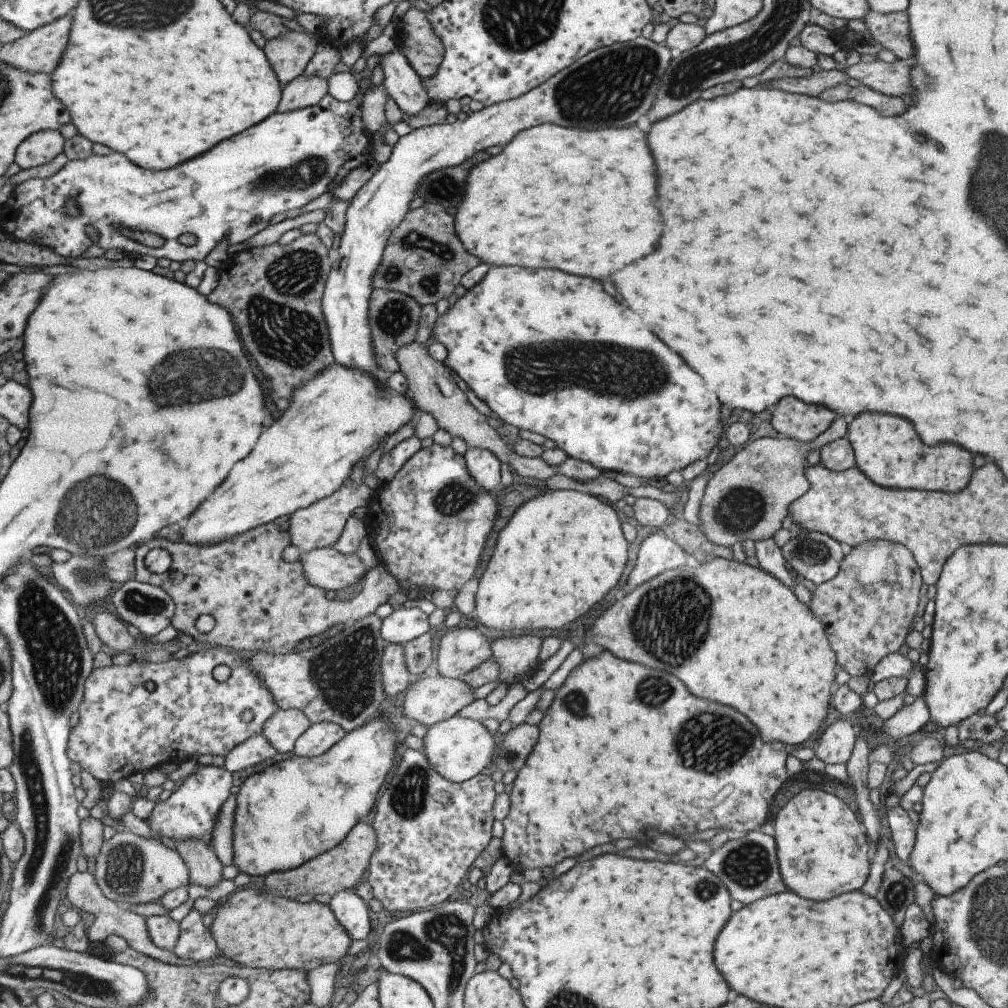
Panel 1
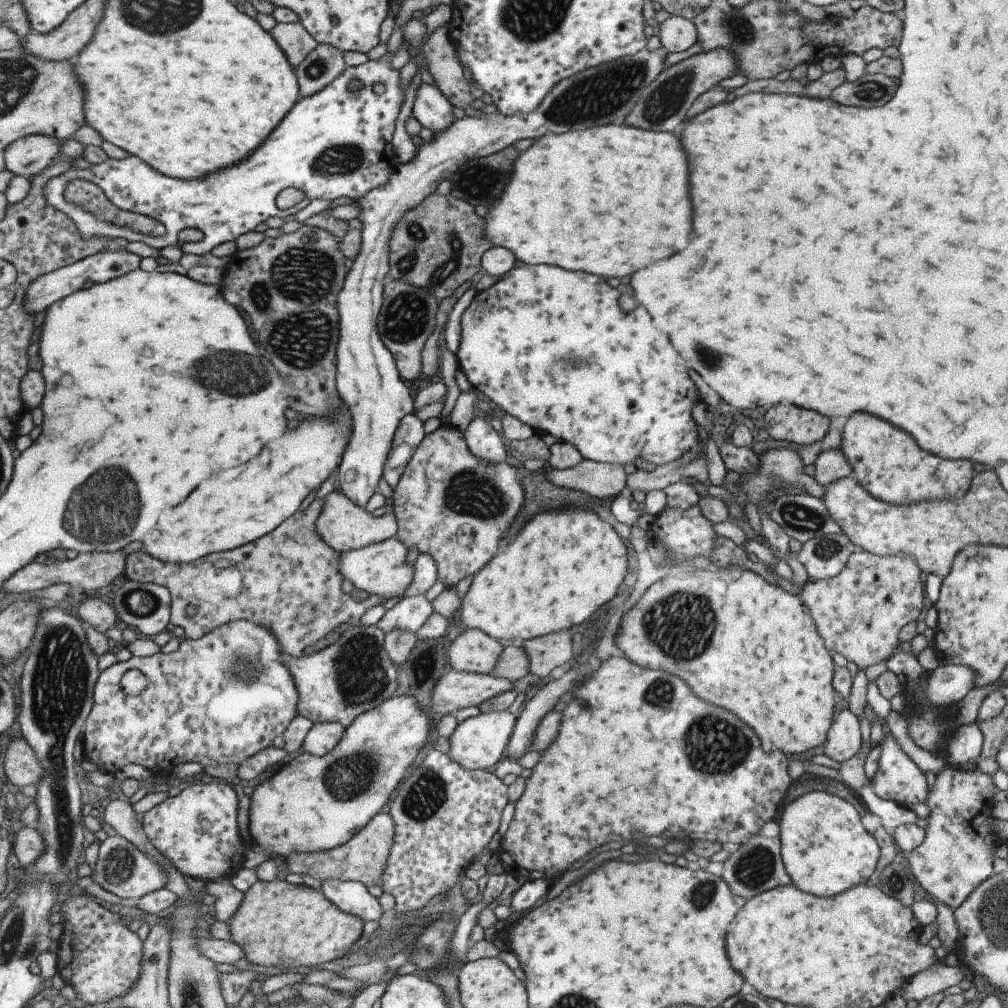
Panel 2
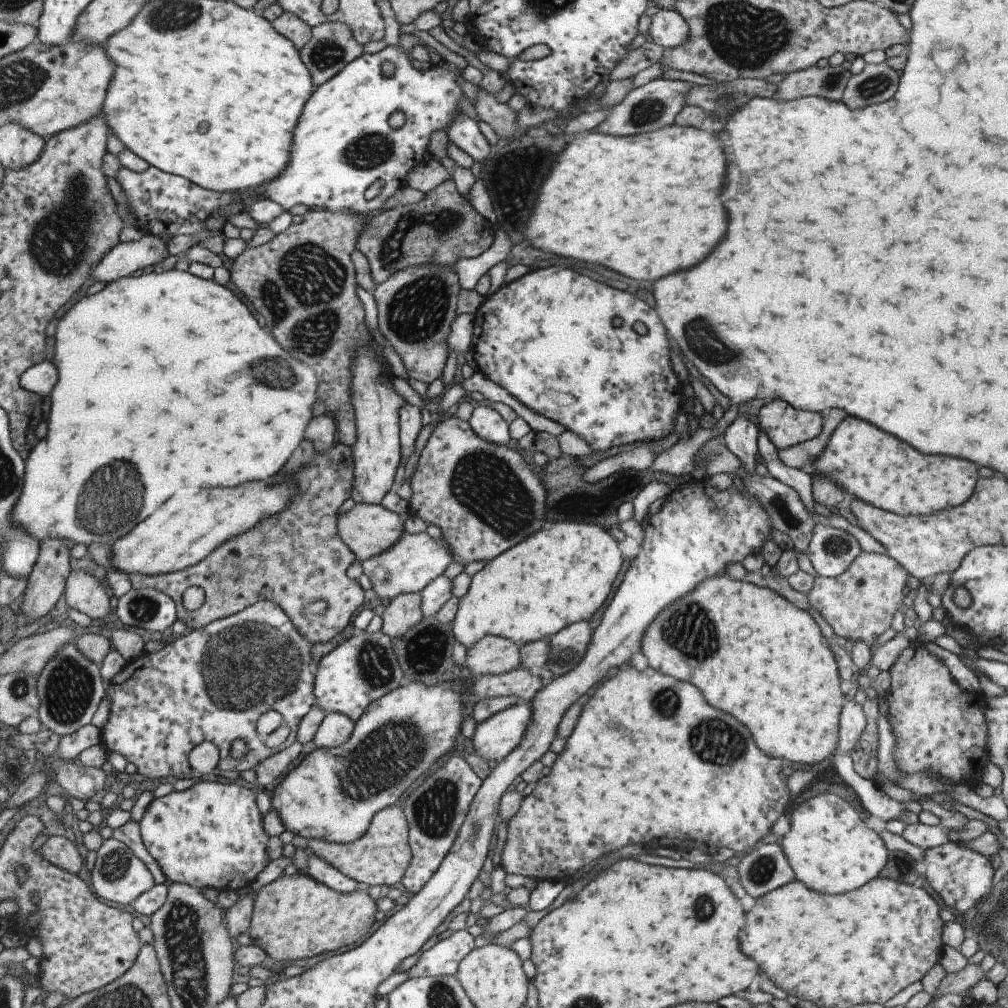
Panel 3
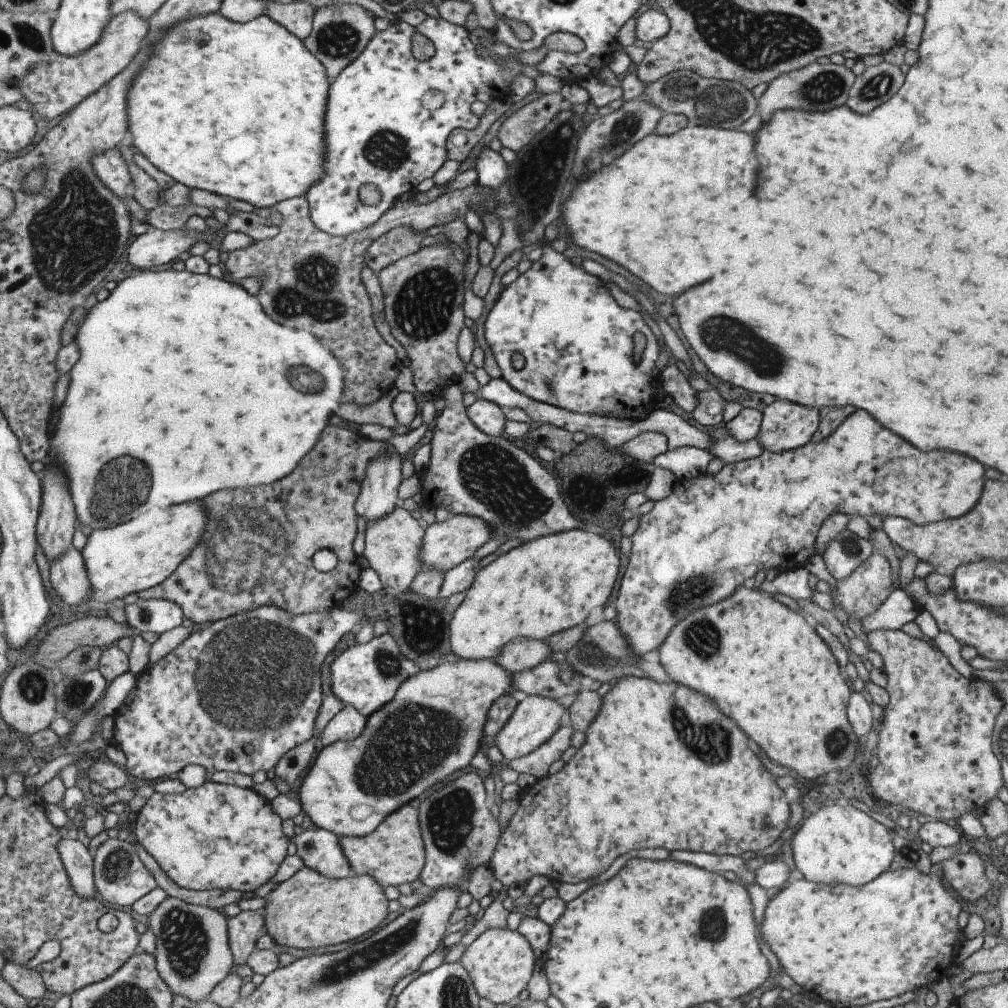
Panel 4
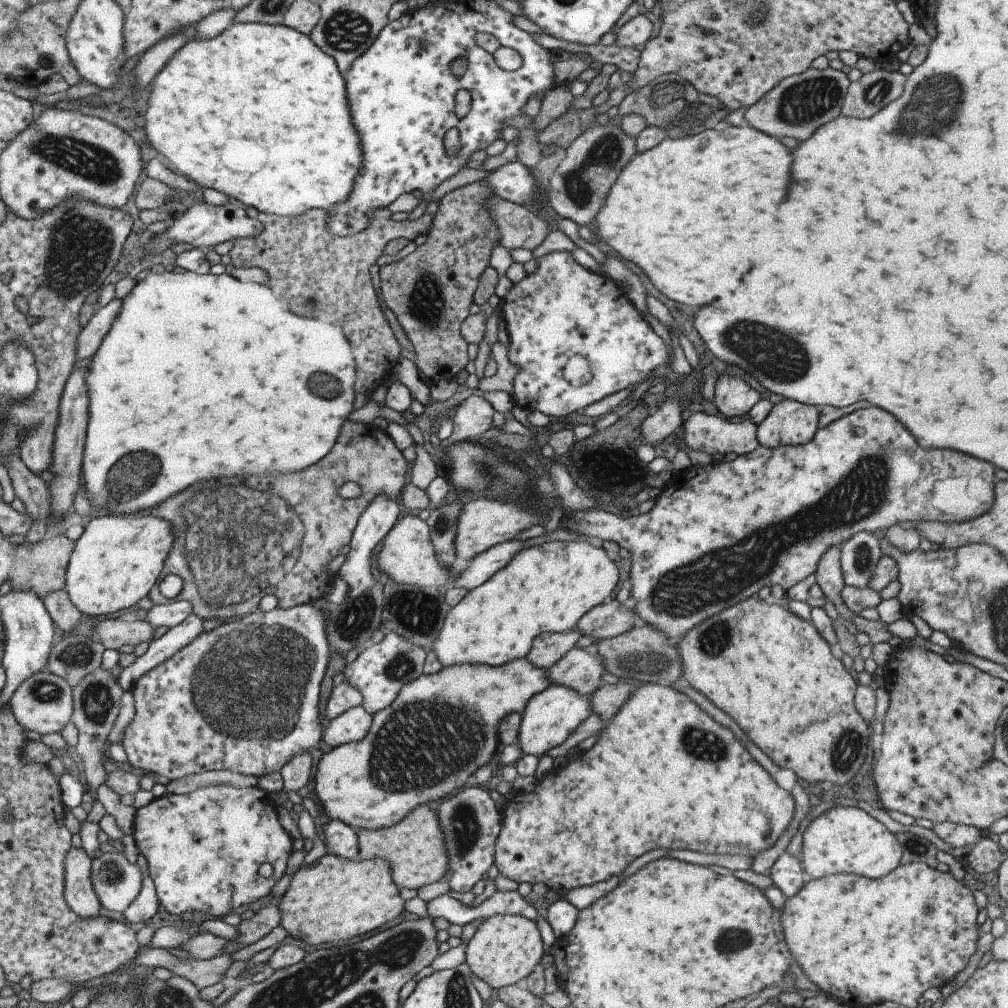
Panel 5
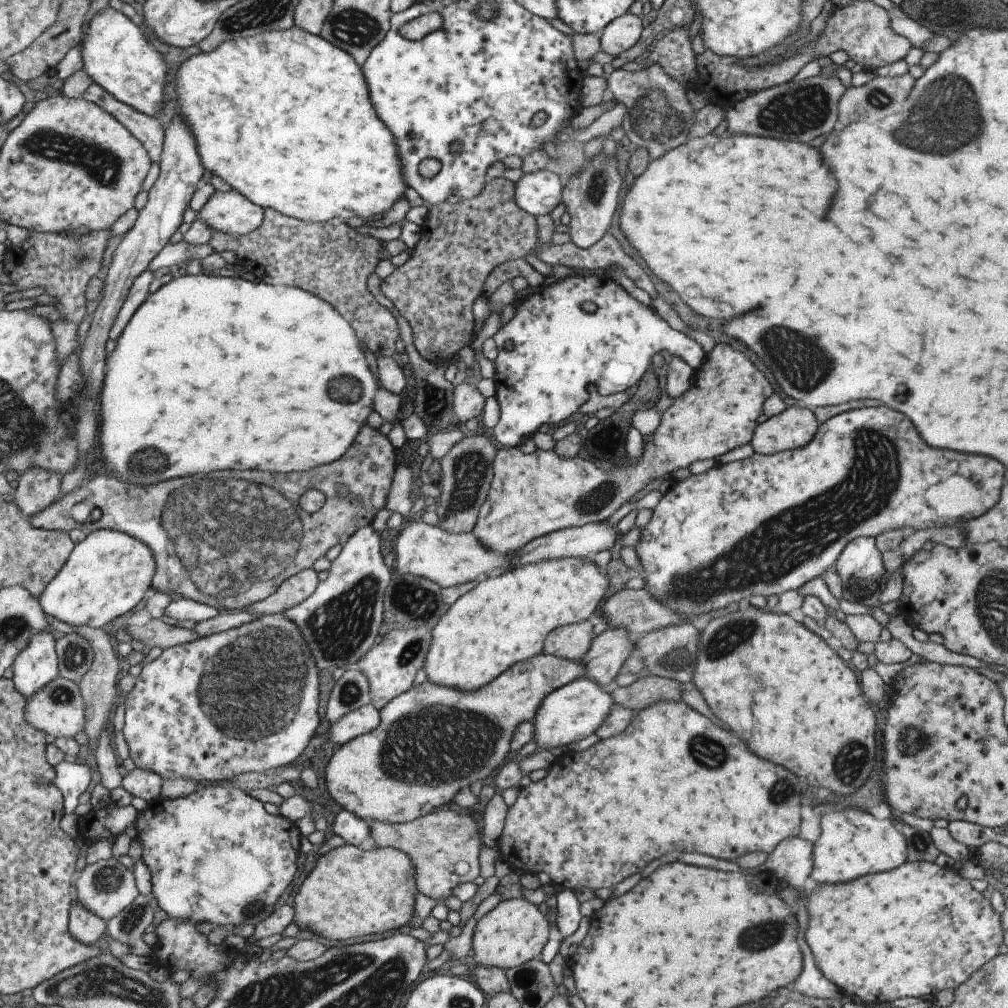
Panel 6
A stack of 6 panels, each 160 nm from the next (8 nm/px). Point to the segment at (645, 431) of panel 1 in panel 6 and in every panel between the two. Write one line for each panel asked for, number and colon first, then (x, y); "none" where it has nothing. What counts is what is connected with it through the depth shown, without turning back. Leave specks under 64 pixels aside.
2: (552, 348)
3: (547, 338)
4: (577, 345)
5: (561, 316)
6: (551, 354)

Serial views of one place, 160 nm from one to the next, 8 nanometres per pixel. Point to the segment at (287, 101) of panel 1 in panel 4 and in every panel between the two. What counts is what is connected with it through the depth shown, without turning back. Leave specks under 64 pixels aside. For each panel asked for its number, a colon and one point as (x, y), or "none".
2: (323, 64)
3: (330, 48)
4: (340, 32)

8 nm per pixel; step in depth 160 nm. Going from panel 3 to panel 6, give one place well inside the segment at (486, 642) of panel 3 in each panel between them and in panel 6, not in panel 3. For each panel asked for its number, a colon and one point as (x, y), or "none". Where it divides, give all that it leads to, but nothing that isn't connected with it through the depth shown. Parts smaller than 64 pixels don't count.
4: (521, 654)
5: (548, 648)
6: (569, 641)

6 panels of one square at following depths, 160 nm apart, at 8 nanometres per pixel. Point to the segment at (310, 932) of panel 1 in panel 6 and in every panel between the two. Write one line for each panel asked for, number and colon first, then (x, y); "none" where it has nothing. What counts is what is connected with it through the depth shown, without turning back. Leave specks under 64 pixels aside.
2: (277, 923)
3: (294, 916)
4: (306, 911)
5: (332, 899)
6: (350, 893)

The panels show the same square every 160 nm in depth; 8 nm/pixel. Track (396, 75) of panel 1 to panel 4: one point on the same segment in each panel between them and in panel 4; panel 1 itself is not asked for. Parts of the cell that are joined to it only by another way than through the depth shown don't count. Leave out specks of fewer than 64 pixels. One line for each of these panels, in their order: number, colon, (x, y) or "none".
2: (430, 109)
3: (463, 132)
4: (492, 172)

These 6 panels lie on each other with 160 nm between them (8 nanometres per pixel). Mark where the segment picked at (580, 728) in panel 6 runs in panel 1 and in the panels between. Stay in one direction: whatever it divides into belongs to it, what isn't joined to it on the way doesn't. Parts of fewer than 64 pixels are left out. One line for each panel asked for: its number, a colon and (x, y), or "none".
1: (457, 749)
2: (477, 742)
3: (492, 740)
4: (534, 719)
5: (549, 716)

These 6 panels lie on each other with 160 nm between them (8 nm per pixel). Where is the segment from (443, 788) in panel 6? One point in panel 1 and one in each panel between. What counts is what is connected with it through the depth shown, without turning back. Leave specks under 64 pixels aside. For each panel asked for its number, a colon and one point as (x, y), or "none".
1: (289, 812)
2: (314, 803)
3: (331, 795)
4: (431, 727)
5: (441, 727)

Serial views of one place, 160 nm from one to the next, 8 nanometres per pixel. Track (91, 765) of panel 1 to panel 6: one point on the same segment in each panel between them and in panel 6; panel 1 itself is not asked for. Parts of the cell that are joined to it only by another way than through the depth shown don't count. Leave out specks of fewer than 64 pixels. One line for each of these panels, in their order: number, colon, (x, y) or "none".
2: (221, 698)
3: (210, 685)
4: (252, 680)
5: (242, 697)
6: (243, 700)

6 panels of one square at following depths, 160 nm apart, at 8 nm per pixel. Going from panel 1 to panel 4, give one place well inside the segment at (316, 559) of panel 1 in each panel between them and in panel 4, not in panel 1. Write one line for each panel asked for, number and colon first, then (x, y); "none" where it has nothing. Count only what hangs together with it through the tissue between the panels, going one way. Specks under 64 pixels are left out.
2: (379, 568)
3: (414, 560)
4: (444, 545)

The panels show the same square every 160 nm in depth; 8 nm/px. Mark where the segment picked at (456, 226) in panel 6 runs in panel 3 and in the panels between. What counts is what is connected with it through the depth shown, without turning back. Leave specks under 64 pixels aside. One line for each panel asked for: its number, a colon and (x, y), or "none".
3: (415, 306)
4: (422, 293)
5: (429, 291)

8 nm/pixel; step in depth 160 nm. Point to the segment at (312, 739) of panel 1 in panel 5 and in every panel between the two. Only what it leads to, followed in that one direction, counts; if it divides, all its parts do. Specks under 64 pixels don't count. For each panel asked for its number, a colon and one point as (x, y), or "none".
2: (321, 737)
3: (334, 729)
4: (347, 724)
5: (352, 725)

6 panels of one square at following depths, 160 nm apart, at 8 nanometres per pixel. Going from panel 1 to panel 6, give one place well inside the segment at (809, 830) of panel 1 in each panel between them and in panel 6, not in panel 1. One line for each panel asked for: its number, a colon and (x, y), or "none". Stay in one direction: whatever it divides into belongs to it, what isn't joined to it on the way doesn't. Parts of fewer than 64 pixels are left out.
2: (824, 849)
3: (829, 849)
4: (837, 844)
5: (843, 839)
6: (850, 843)

